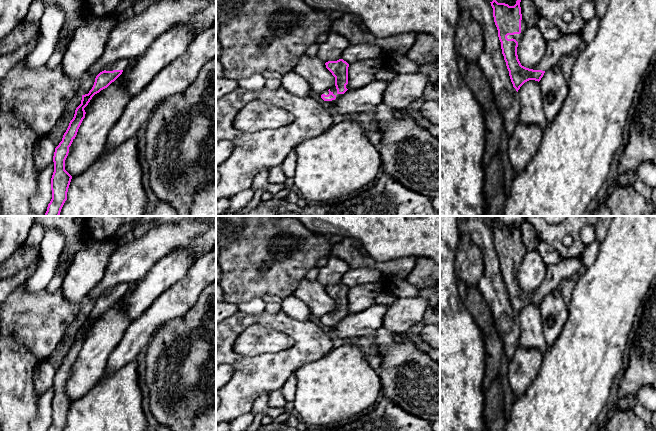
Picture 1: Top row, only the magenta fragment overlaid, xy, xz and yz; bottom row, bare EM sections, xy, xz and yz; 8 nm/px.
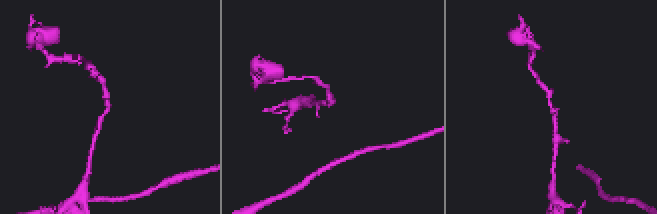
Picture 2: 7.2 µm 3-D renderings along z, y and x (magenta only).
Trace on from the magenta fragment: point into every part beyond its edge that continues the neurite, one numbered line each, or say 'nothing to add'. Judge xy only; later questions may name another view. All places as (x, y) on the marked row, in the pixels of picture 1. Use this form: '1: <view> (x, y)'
1: xy (122, 64)

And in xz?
1: xz (334, 90)

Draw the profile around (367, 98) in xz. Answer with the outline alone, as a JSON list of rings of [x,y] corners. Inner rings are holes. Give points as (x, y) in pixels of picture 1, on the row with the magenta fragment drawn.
[[[374,80],[368,85],[357,89],[348,89],[335,102],[331,103],[337,114],[347,115],[374,111],[383,103],[383,95],[388,81]]]

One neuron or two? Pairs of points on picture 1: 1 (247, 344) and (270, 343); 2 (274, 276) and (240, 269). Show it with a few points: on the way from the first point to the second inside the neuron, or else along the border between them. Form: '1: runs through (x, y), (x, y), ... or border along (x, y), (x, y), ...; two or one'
1: runs through (253, 344), (255, 346), (264, 343); one
2: runs through (266, 272), (248, 269); one

